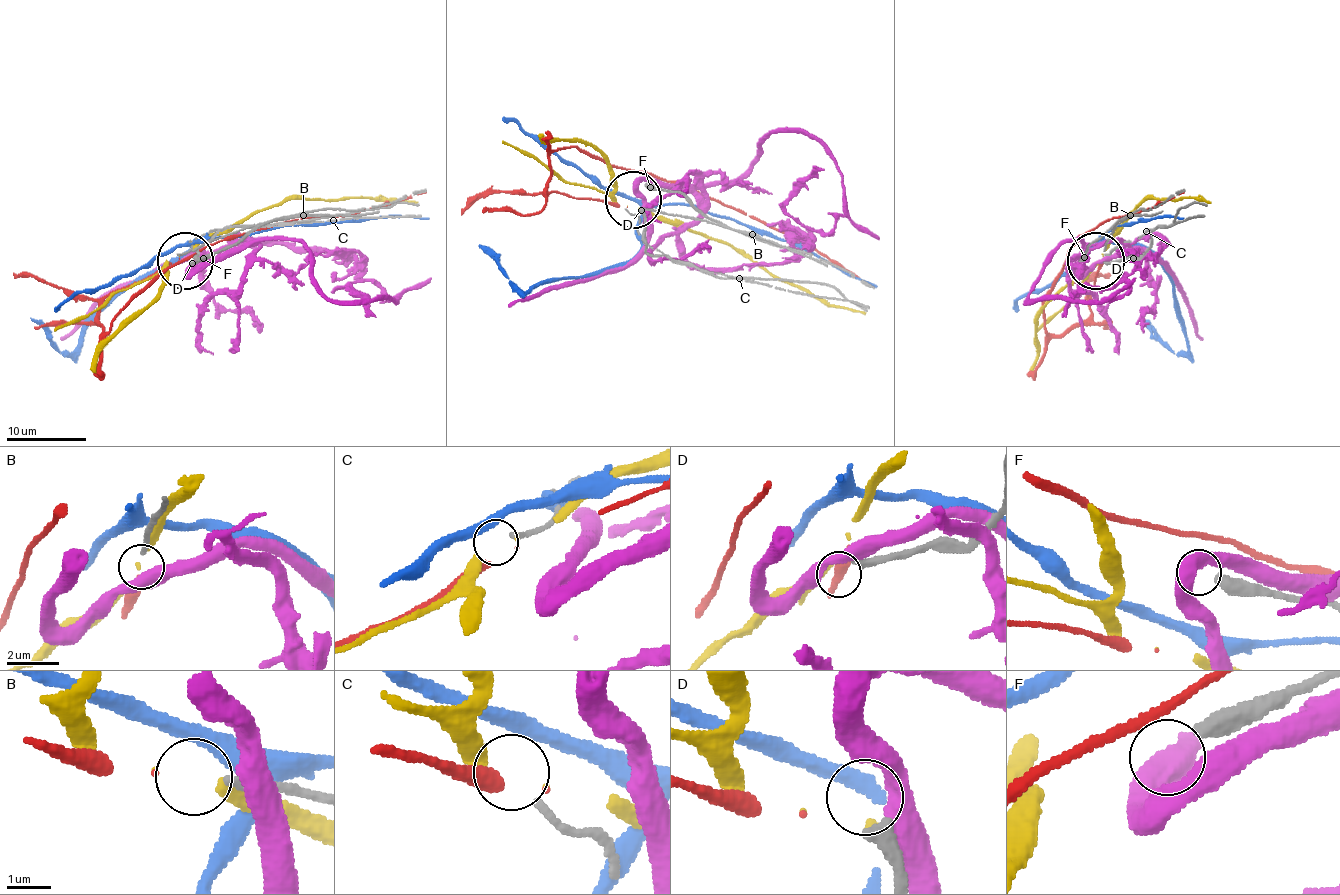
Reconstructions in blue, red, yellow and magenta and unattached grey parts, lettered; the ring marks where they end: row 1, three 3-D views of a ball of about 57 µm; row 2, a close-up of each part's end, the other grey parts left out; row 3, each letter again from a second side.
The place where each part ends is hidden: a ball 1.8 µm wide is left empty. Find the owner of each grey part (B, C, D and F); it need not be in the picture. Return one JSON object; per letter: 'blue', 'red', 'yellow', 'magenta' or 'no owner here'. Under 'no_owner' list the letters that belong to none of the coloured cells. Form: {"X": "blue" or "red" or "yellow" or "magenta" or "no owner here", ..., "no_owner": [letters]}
{"B": "red", "C": "no owner here", "D": "no owner here", "F": "no owner here", "no_owner": ["C", "D", "F"]}

